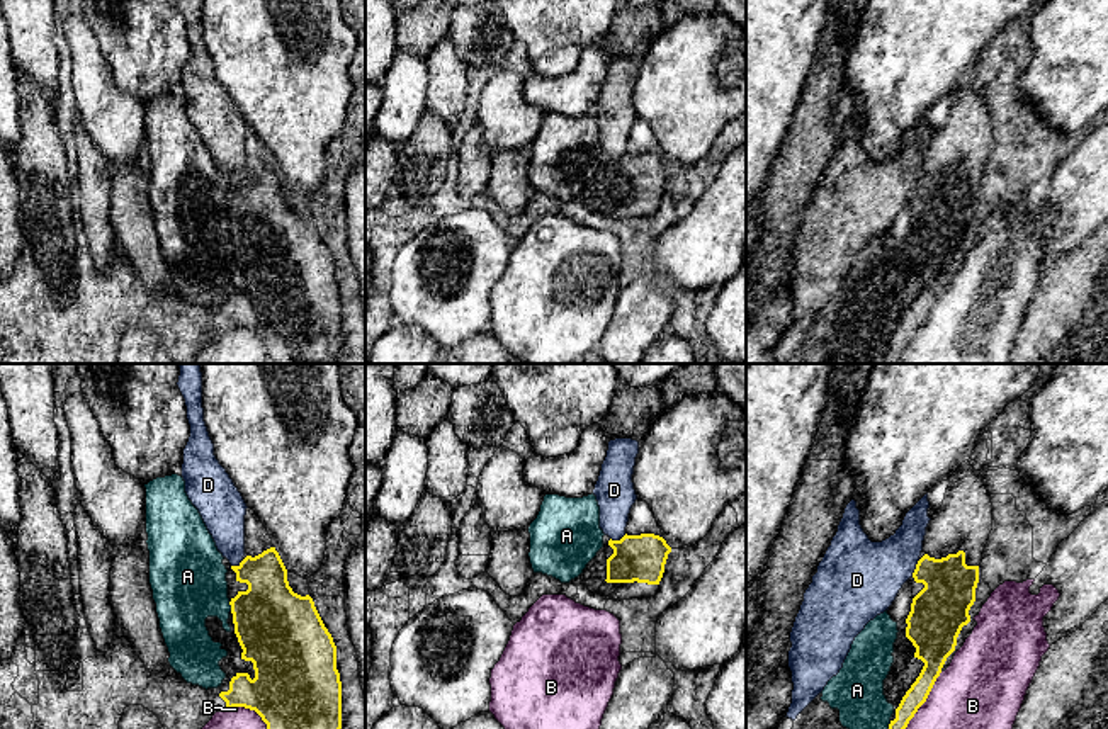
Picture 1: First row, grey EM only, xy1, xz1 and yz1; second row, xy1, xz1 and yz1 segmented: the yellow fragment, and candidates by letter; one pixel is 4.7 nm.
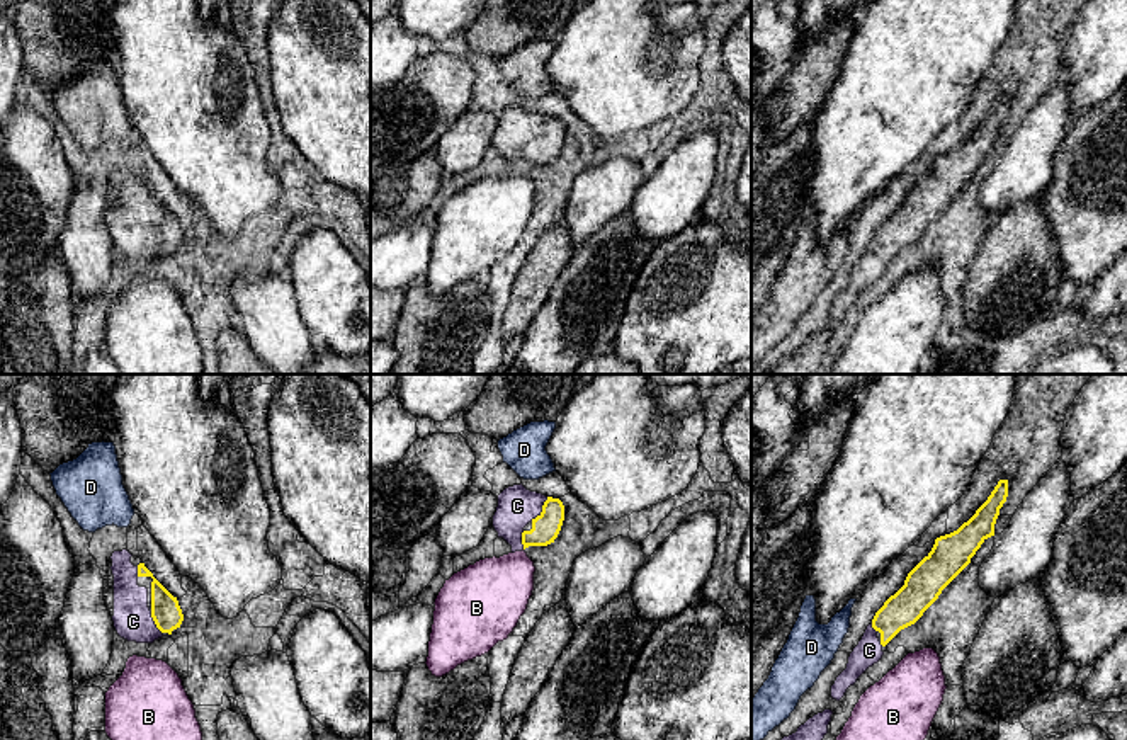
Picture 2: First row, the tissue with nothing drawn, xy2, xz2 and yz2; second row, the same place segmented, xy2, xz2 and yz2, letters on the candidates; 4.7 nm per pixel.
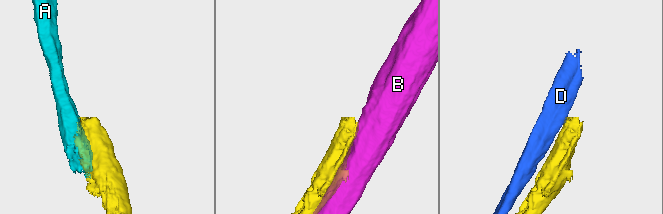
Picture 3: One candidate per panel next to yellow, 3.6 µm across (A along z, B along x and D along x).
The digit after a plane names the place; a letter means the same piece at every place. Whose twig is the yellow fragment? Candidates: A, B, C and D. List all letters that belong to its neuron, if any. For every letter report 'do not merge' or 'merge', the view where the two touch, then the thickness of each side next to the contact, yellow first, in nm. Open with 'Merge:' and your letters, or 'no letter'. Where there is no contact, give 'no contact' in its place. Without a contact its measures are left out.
Merge: C
A: do not merge; contact in xy1; calibres 380 and 360 nm
B: do not merge; contact in yz1; calibres 120 and 480 nm
C: merge; contact in xz2; calibres 130 and 190 nm
D: do not merge; contact in yz1; calibres 260 and 340 nm

